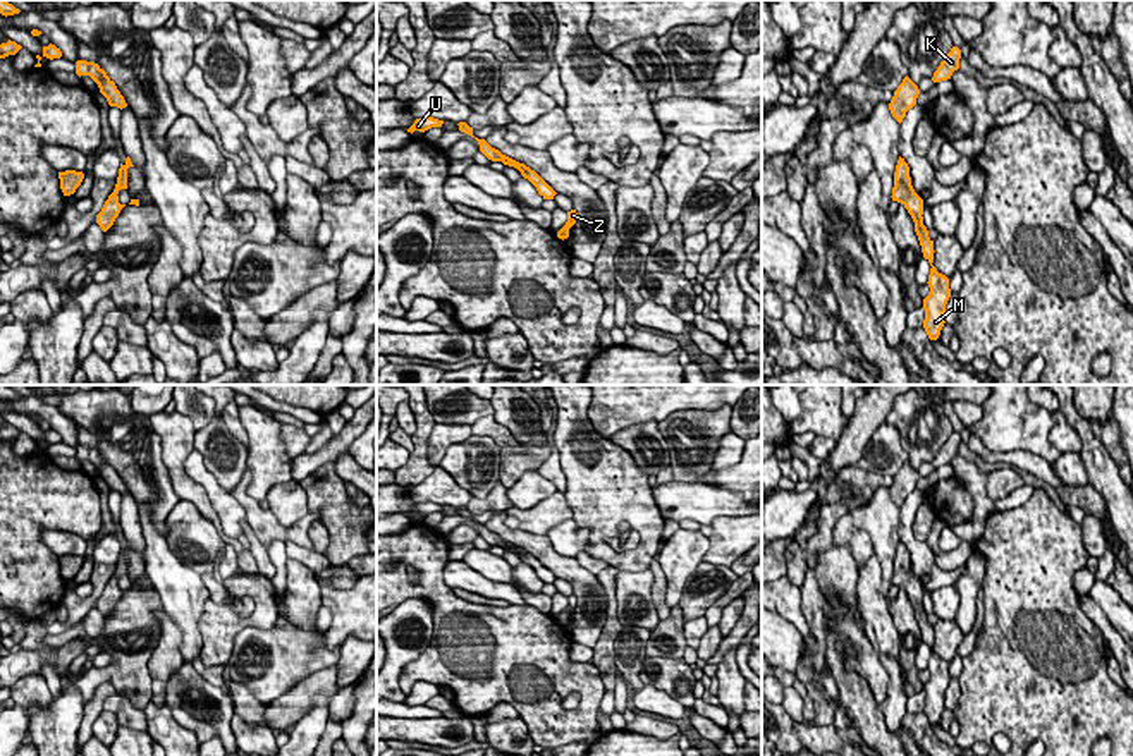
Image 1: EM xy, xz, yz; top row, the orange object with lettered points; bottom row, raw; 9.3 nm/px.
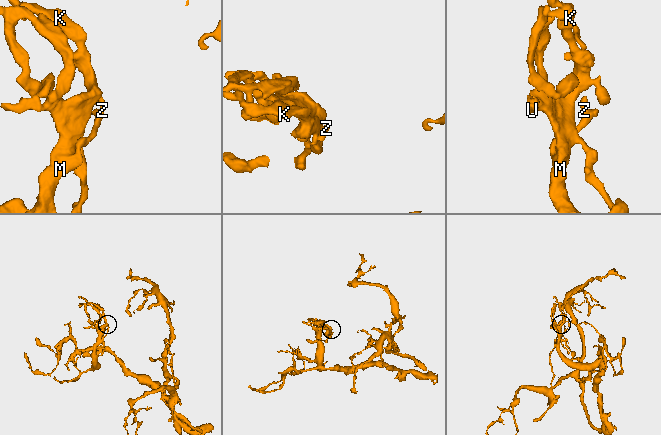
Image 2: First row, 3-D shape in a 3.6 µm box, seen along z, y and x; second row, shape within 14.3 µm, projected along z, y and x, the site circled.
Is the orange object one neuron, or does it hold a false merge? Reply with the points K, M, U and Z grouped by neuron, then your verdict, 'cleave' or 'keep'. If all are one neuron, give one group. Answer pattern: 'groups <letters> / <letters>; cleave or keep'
groups K M U Z; keep

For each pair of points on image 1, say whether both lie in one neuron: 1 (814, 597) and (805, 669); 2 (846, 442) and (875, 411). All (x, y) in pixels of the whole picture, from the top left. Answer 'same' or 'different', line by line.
1: same
2: same

